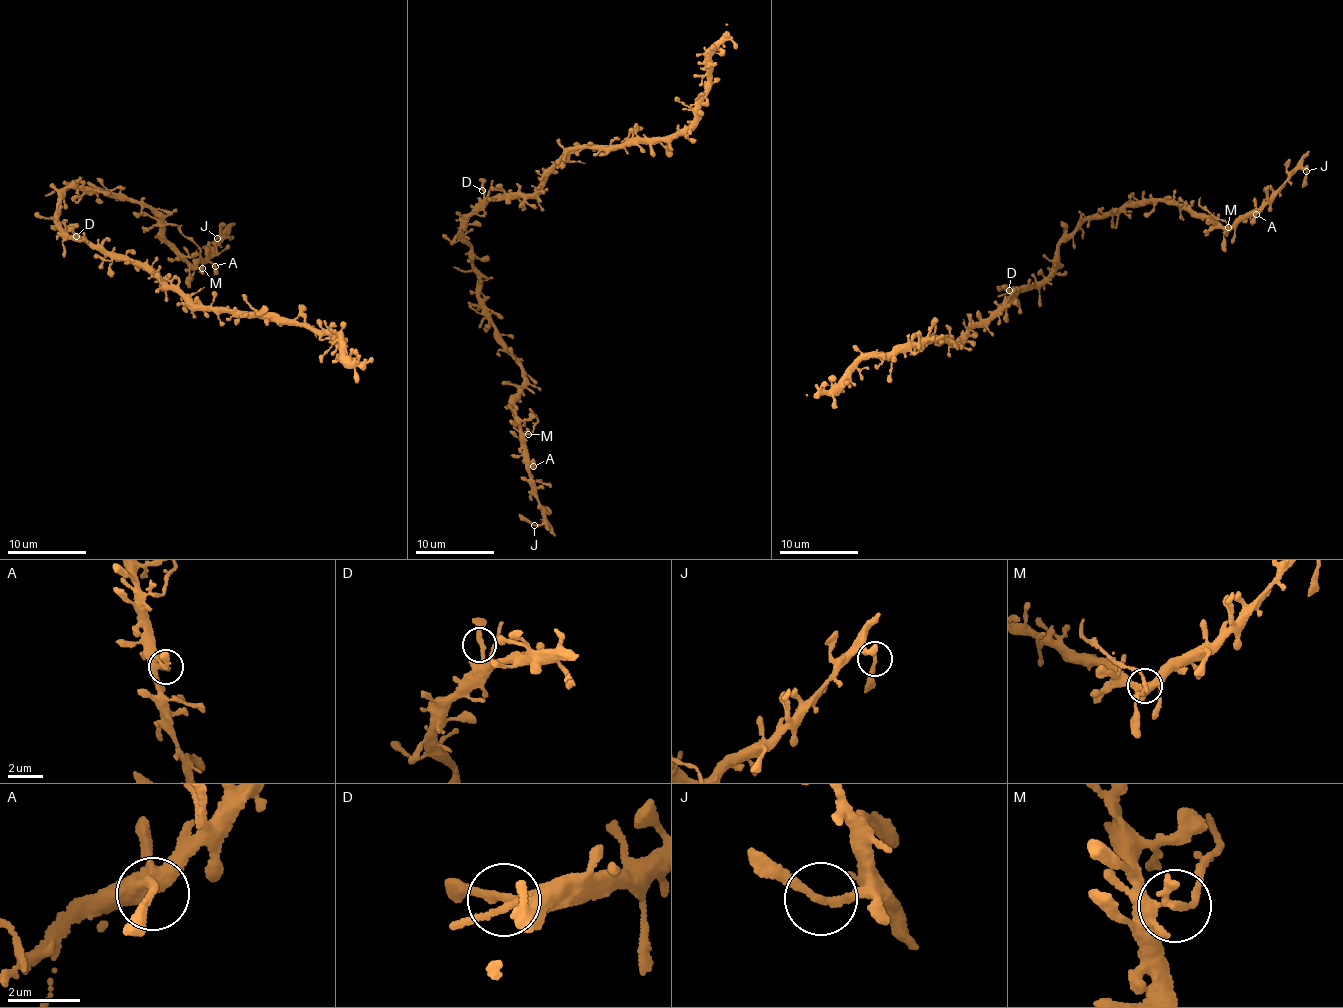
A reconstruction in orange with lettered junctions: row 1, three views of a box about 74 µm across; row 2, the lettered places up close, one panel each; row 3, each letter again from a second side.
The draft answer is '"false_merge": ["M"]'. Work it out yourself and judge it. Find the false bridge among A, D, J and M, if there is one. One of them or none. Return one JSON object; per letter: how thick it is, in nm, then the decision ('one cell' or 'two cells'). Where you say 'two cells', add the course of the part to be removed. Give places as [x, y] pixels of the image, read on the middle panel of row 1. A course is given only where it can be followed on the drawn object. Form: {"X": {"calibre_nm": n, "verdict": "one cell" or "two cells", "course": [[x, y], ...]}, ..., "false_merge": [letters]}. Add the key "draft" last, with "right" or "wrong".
{"A": {"calibre_nm": 240, "verdict": "one cell"}, "D": {"calibre_nm": 240, "verdict": "one cell"}, "J": {"calibre_nm": 200, "verdict": "one cell"}, "M": {"calibre_nm": 240, "verdict": "two cells", "course": [[528, 434], [538, 419], [529, 410], [534, 412]]}, "false_merge": ["M"], "draft": "right"}

